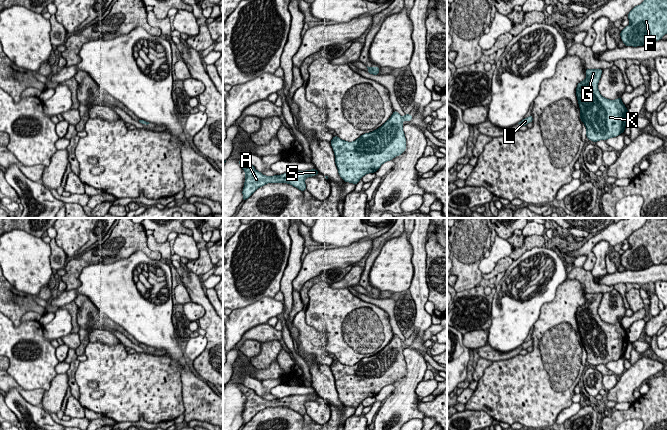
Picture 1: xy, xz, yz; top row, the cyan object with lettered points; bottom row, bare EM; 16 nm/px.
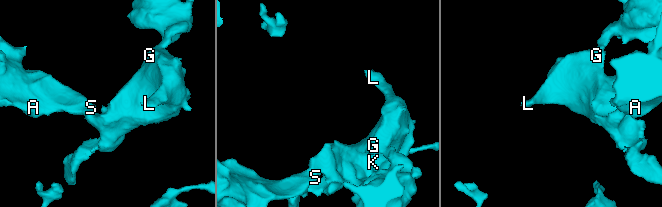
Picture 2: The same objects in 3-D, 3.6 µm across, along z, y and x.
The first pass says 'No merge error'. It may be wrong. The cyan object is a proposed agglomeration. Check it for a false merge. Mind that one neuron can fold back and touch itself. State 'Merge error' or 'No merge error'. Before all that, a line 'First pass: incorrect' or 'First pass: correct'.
First pass: correct
No merge error

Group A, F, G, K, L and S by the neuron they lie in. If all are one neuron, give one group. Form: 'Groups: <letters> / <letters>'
Groups: A F G K L S

